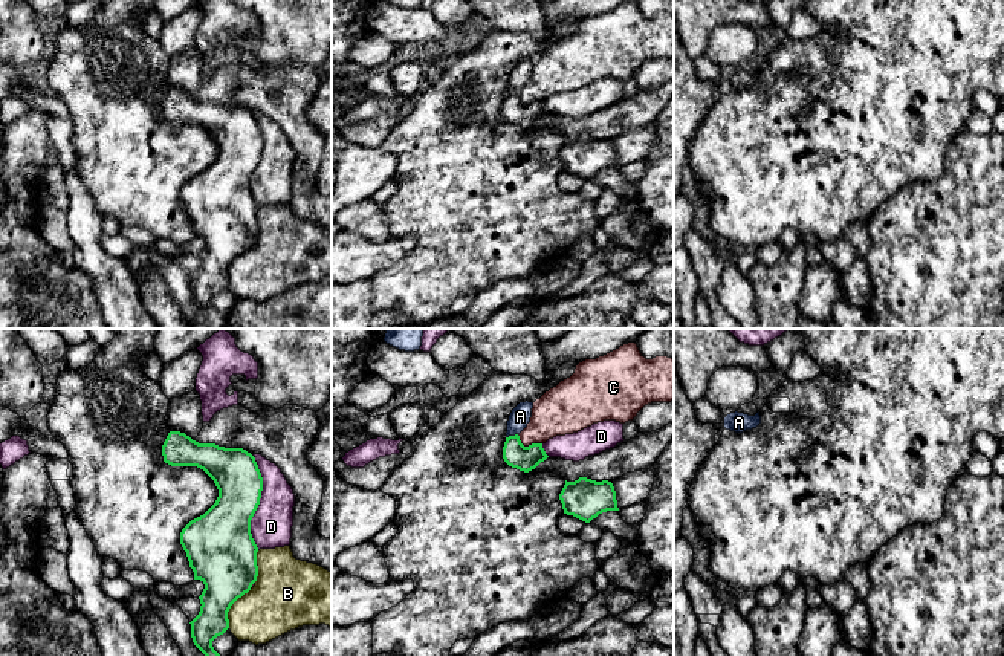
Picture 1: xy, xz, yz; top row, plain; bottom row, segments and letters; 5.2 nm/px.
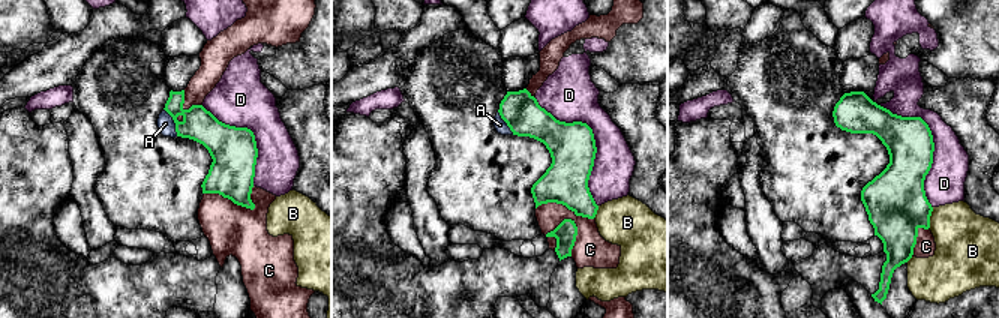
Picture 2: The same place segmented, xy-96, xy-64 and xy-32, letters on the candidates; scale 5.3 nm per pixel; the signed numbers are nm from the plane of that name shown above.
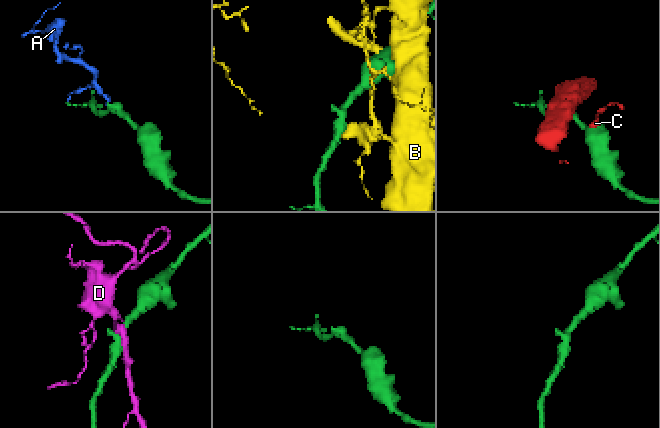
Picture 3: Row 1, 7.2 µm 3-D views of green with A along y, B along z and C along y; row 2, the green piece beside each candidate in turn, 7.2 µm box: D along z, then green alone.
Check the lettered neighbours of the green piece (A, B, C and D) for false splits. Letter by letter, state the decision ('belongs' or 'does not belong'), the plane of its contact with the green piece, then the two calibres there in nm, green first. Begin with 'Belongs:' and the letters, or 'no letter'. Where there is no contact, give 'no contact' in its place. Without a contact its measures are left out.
Belongs: A
A: belongs; meets green in xz; 140 nm thick on the green side, 110 nm on the other
B: does not belong; meets green in xy; 320 nm thick on the green side, 300 nm on the other
C: does not belong; meets green in xz; 140 nm thick on the green side, 260 nm on the other
D: does not belong; meets green in xy; 280 nm thick on the green side, 220 nm on the other

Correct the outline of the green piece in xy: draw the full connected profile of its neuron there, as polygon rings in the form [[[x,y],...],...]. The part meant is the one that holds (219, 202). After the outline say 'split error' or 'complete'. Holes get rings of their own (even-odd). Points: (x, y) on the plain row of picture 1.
[[[170,89],[162,102],[164,119],[171,124],[197,124],[203,127],[215,141],[219,154],[215,161],[200,174],[191,177],[180,190],[180,202],[186,209],[194,237],[200,237],[205,246],[200,257],[200,269],[189,280],[194,303],[206,313],[211,329],[225,329],[226,318],[214,307],[212,298],[229,286],[228,269],[231,263],[248,251],[258,234],[258,205],[251,191],[251,177],[260,162],[263,135],[255,115],[243,106],[225,106],[215,101],[199,101],[180,89]]]; complete

